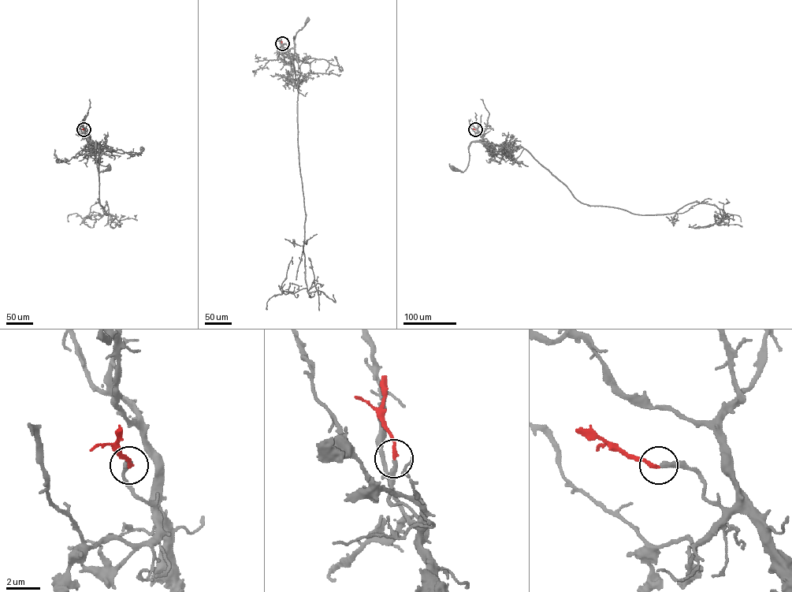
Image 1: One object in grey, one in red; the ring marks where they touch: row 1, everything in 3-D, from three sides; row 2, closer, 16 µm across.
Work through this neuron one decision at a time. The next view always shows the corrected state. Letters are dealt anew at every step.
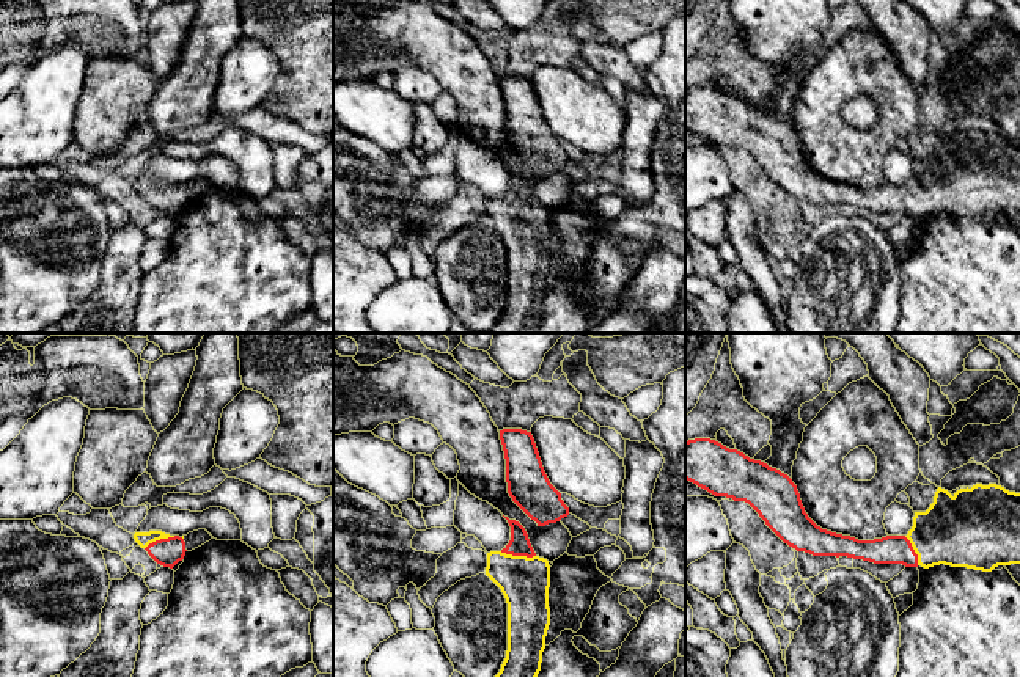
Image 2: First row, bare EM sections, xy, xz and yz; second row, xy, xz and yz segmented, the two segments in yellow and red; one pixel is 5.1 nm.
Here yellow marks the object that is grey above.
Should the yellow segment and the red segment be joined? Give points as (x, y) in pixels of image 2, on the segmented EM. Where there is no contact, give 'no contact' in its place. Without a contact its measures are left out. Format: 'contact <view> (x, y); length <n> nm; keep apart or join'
contact xz (517, 556); length 190 nm; join

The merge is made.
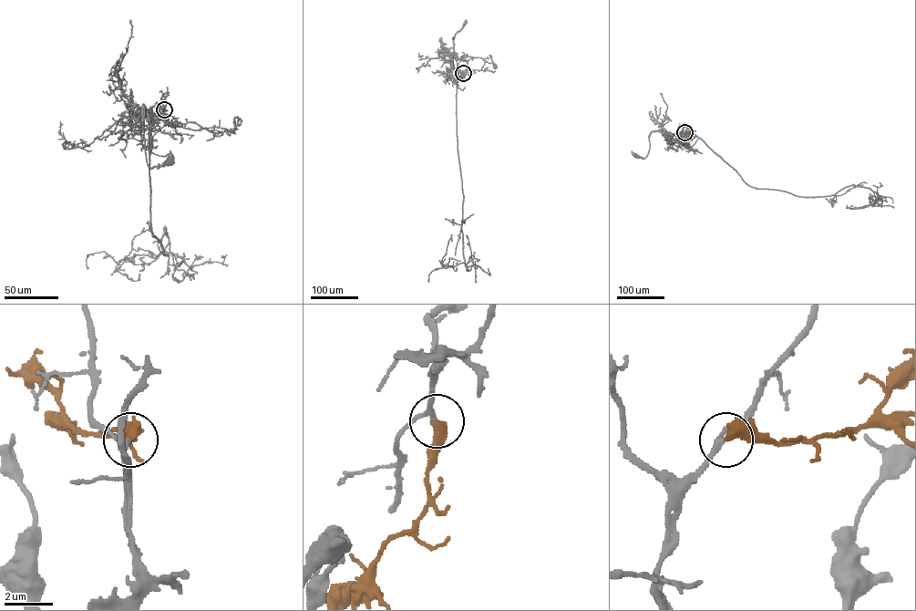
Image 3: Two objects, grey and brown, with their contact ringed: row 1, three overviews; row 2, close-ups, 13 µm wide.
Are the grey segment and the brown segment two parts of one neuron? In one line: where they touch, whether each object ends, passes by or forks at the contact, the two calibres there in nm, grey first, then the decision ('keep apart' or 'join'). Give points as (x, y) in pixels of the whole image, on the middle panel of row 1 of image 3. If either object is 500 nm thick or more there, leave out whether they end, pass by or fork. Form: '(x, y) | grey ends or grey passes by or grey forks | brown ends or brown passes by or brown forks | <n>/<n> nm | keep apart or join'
(463, 73) | grey passes by | brown ends | 200/480 nm | join

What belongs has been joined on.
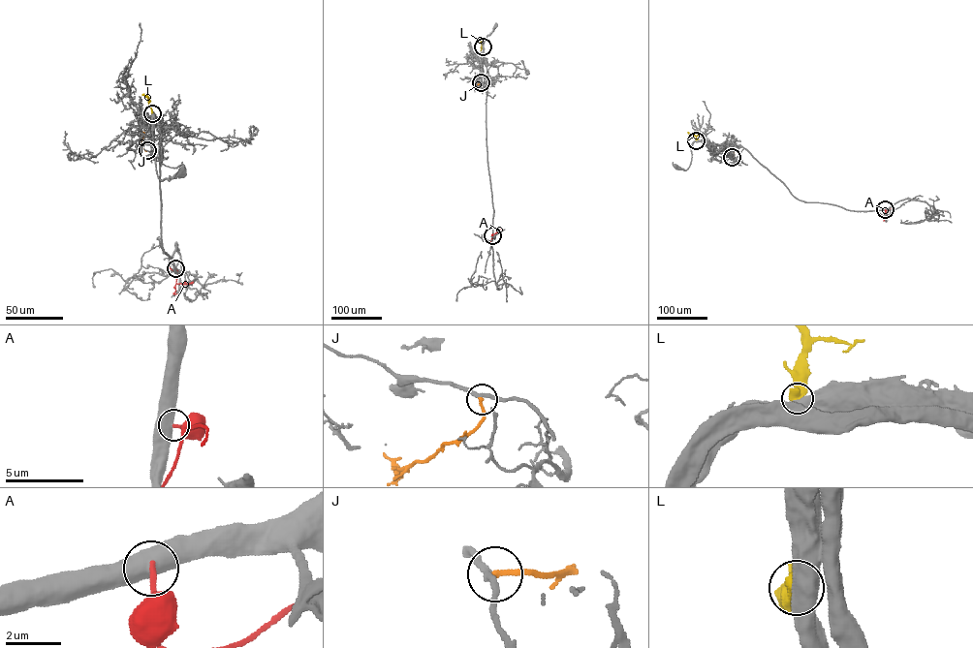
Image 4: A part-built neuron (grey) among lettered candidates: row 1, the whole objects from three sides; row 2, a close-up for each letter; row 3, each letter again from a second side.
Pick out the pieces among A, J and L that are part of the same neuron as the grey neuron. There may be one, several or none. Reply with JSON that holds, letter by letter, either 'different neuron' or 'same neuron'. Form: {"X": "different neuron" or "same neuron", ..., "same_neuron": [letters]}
{"A": "different neuron", "J": "different neuron", "L": "different neuron", "same_neuron": []}

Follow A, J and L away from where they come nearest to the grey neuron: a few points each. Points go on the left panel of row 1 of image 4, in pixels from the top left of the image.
A: (175, 268), (176, 283), (193, 281)
J: (147, 151), (141, 145), (141, 131)
L: (152, 113), (149, 100), (141, 95)

